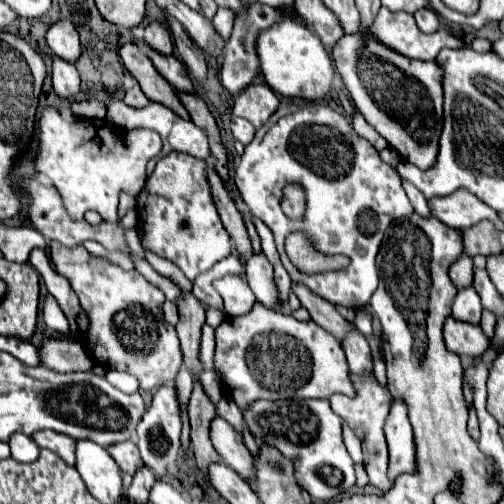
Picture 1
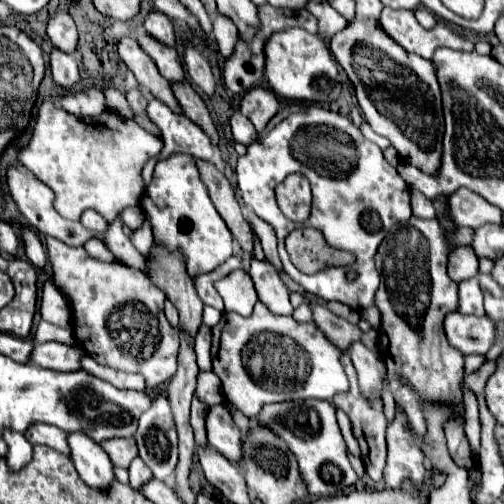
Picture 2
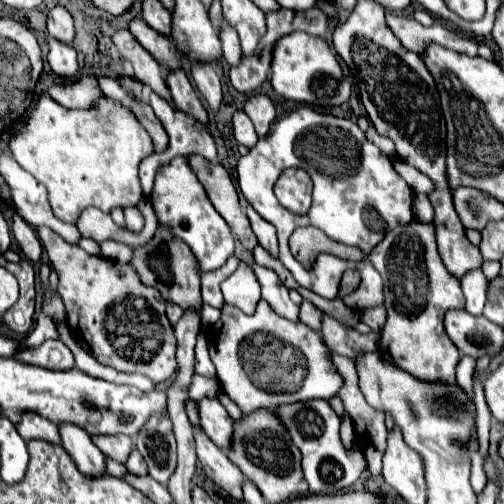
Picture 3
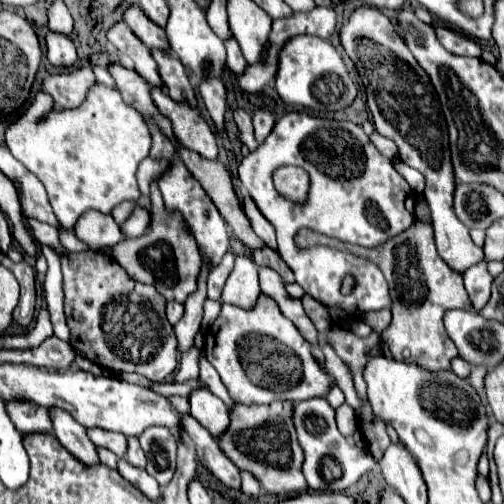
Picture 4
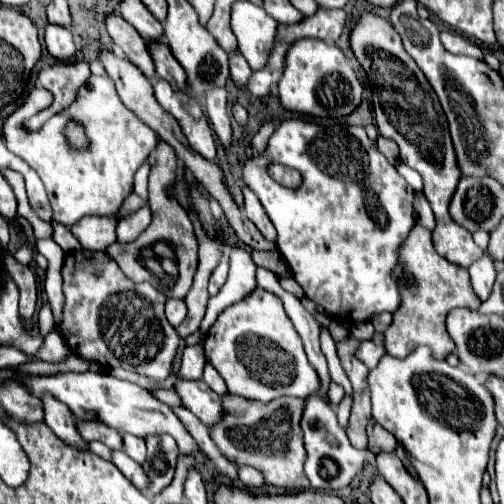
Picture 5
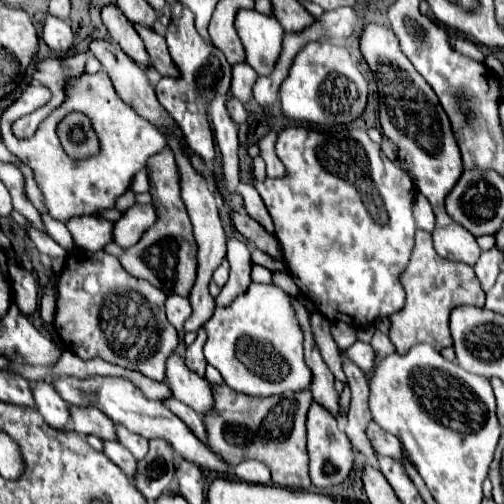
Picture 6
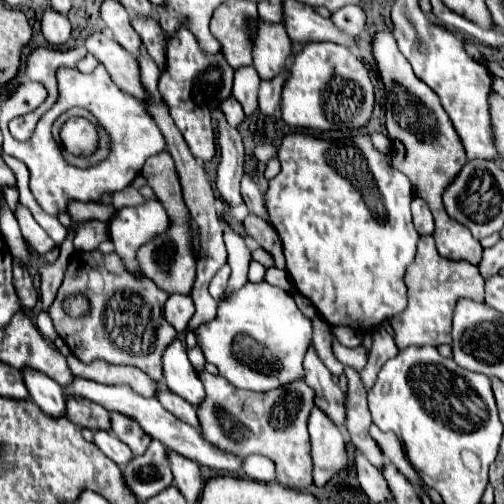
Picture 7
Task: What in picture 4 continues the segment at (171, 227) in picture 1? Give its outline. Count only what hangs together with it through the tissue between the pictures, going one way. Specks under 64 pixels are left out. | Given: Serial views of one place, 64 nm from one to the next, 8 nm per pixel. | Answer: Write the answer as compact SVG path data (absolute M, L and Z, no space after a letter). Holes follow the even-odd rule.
M174 158L172 168L160 178L158 182L160 192L164 196L164 204L168 210L178 210L184 216L186 226L190 228L190 232L194 234L198 246L200 246L200 254L210 258L212 266L220 264L222 256L228 252L228 242L230 242L230 234L228 234L228 226L222 218L222 214L218 212L218 208L214 206L214 202L208 198L208 194L204 192L204 188L194 180L194 176L188 172L188 168L182 164L182 160Z

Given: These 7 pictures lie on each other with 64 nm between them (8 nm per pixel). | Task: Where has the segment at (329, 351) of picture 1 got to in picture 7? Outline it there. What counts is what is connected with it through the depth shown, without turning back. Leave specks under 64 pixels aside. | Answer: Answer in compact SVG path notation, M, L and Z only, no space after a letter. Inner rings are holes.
M248 282L240 290L236 290L232 296L226 300L220 300L218 304L218 314L214 320L204 322L194 330L196 340L200 350L204 352L206 362L212 362L218 372L232 382L236 388L246 388L246 390L260 390L268 392L280 384L288 384L292 380L300 380L304 376L302 370L302 360L306 356L306 350L312 342L312 320L308 320L298 306L294 304L292 296L278 288L270 286L266 282Z

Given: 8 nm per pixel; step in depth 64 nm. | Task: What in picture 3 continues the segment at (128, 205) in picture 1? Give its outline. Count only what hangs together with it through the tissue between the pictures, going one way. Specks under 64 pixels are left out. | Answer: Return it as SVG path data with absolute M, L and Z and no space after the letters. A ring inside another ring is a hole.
M108 240L108 242L102 242L100 248L102 248L102 256L108 256L112 260L120 260L122 264L128 264L132 258L132 248L126 244L116 244L116 242Z

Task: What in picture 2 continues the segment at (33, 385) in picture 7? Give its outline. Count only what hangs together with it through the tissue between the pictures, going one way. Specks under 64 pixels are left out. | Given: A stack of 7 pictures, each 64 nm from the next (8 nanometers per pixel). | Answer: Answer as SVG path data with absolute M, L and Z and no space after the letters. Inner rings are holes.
M70 432L68 446L70 458L86 484L92 484L92 488L108 488L114 482L112 462L98 442L88 440L84 432Z

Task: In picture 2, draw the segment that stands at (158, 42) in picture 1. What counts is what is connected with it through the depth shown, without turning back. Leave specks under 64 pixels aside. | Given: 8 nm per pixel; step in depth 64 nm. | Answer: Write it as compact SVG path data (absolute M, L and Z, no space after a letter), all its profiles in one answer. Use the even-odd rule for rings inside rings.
M150 10L150 14L144 20L144 28L148 34L152 34L156 40L160 40L166 46L176 44L176 32L174 32L174 22L162 14L160 10Z

